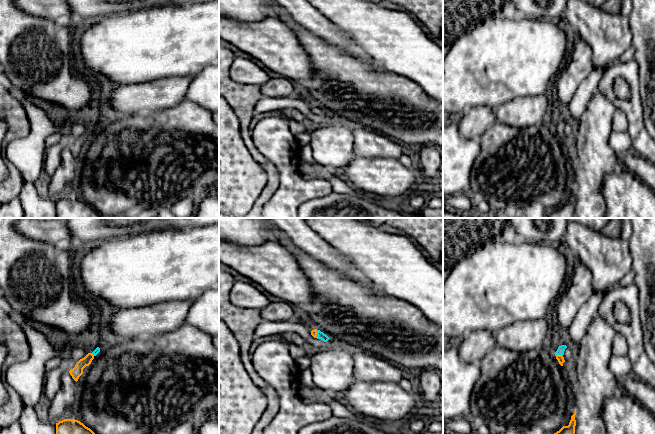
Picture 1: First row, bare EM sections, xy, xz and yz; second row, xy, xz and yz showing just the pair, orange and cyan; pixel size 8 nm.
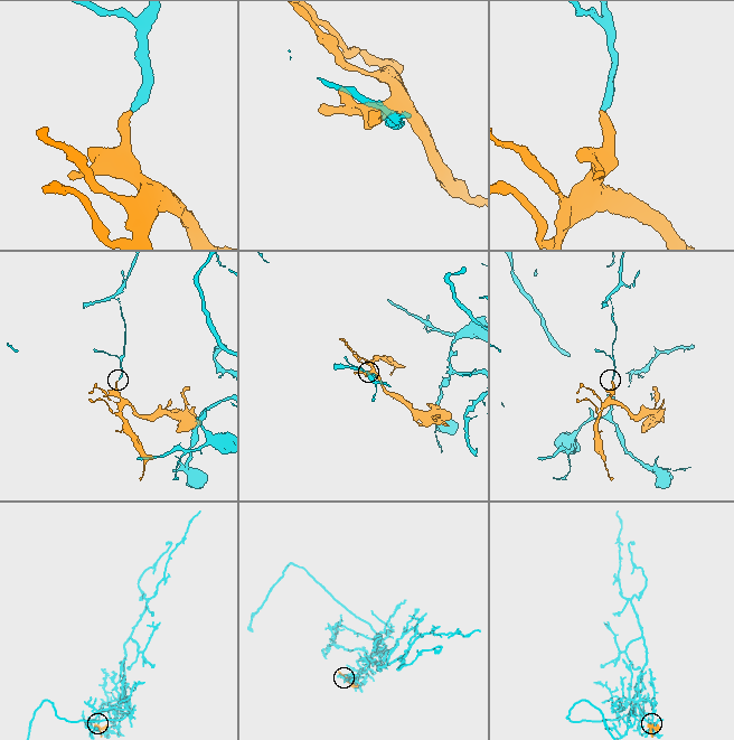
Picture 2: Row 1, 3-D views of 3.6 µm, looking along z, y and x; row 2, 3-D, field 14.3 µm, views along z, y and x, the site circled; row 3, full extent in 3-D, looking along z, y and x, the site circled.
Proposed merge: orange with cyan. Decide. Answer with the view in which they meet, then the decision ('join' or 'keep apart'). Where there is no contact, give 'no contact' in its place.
meets orange in yz; join

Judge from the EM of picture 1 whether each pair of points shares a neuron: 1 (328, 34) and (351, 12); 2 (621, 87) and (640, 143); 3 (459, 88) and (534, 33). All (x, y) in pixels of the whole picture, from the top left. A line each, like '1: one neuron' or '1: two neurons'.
1: two neurons
2: two neurons
3: one neuron

